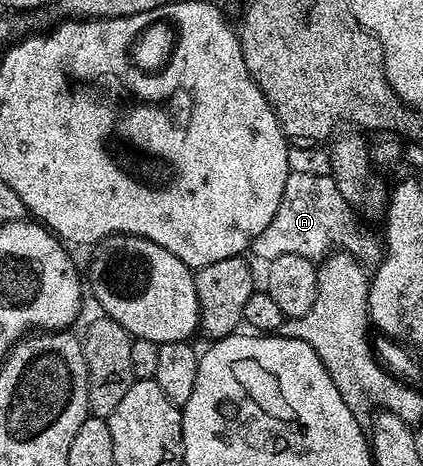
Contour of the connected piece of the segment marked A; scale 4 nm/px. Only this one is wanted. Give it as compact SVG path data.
M290 171L274 219L255 238L249 250L262 262L283 255L303 256L304 259L319 262L335 249L352 255L365 269L374 270L384 258L384 245L378 237L376 239L367 231L360 232L355 217L356 213L343 198L332 175Z

